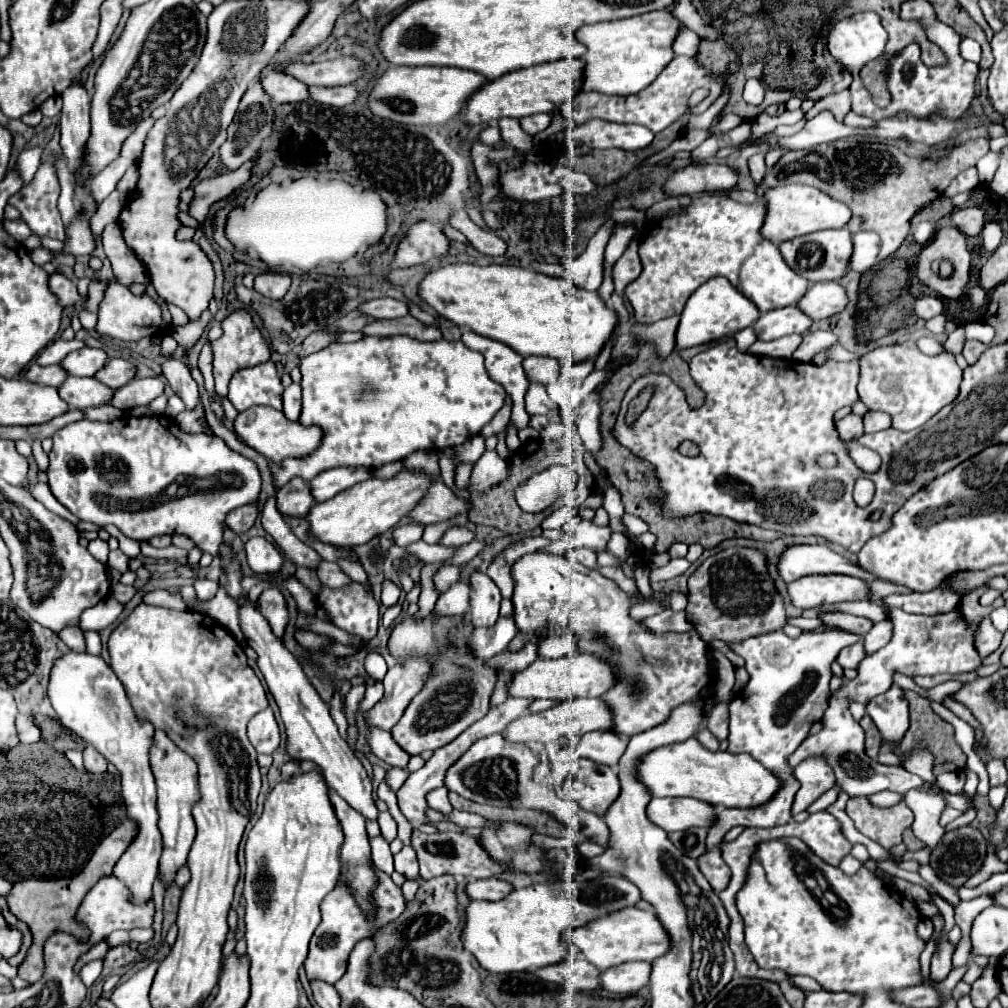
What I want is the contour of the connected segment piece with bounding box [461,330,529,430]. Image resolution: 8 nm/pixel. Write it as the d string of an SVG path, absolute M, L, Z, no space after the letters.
M463 330L463 344L471 350L477 350L485 356L485 366L491 374L493 380L505 386L507 394L513 400L513 414L511 414L511 424L517 430L527 428L529 424L529 414L525 410L525 392L529 388L527 374L521 366L523 356L517 354L513 348L509 348L503 342L483 338L481 334L473 334L471 330Z

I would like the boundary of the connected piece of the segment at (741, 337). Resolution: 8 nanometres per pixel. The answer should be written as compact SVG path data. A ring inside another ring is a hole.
M745 328L745 330L741 330L741 332L737 332L737 334L735 334L735 340L737 340L739 350L741 350L741 352L747 352L747 350L749 350L749 346L757 340L757 336L755 336L753 328Z

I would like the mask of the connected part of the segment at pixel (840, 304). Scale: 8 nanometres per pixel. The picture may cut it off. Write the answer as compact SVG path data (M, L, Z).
M839 282L813 284L801 298L799 308L813 320L823 320L845 310L849 298Z

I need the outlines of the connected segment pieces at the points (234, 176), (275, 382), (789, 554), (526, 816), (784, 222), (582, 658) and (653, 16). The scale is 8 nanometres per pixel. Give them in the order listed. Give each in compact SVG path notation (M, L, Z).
M259 156L251 158L249 162L245 162L239 170L235 172L225 172L221 176L213 176L213 178L207 178L203 182L199 182L195 186L195 206L189 208L189 214L195 218L197 216L197 222L203 224L207 220L207 214L209 214L209 208L231 196L237 188L241 188L245 182L251 180L251 174L253 174L253 166L257 162Z
M273 360L259 366L241 368L229 382L229 400L239 413L259 404L281 410L281 398L283 386Z
M791 546L783 552L779 572L785 582L795 582L811 574L845 574L861 580L879 580L869 572L863 572L857 564L829 550L827 546Z
M449 792L449 802L457 810L475 812L475 814L481 814L487 820L495 820L495 822L517 822L517 824L529 826L531 830L535 830L539 834L547 834L547 836L561 836L561 830L563 830L559 820L551 818L549 814L537 812L537 810L509 810L509 808L499 810L493 806L483 806L483 804L471 802L467 798L459 798L455 792Z
M789 184L789 186L777 186L765 192L767 198L767 218L761 228L761 234L771 240L773 244L781 244L785 240L793 240L797 236L805 236L811 232L827 230L827 228L845 228L851 220L851 210L839 202L827 196L825 192L805 186L805 184Z
M587 652L563 656L557 660L539 658L525 670L517 672L511 686L509 696L517 698L557 698L557 700L571 700L571 698L593 698L603 696L607 688L615 682L615 668L611 664L599 660L599 656L591 656Z
M671 10L647 12L623 20L583 26L577 32L577 38L587 44L587 54L583 56L583 60L587 62L583 90L623 96L641 92L675 58L673 42L679 36L681 28L685 28L683 22L673 18Z

